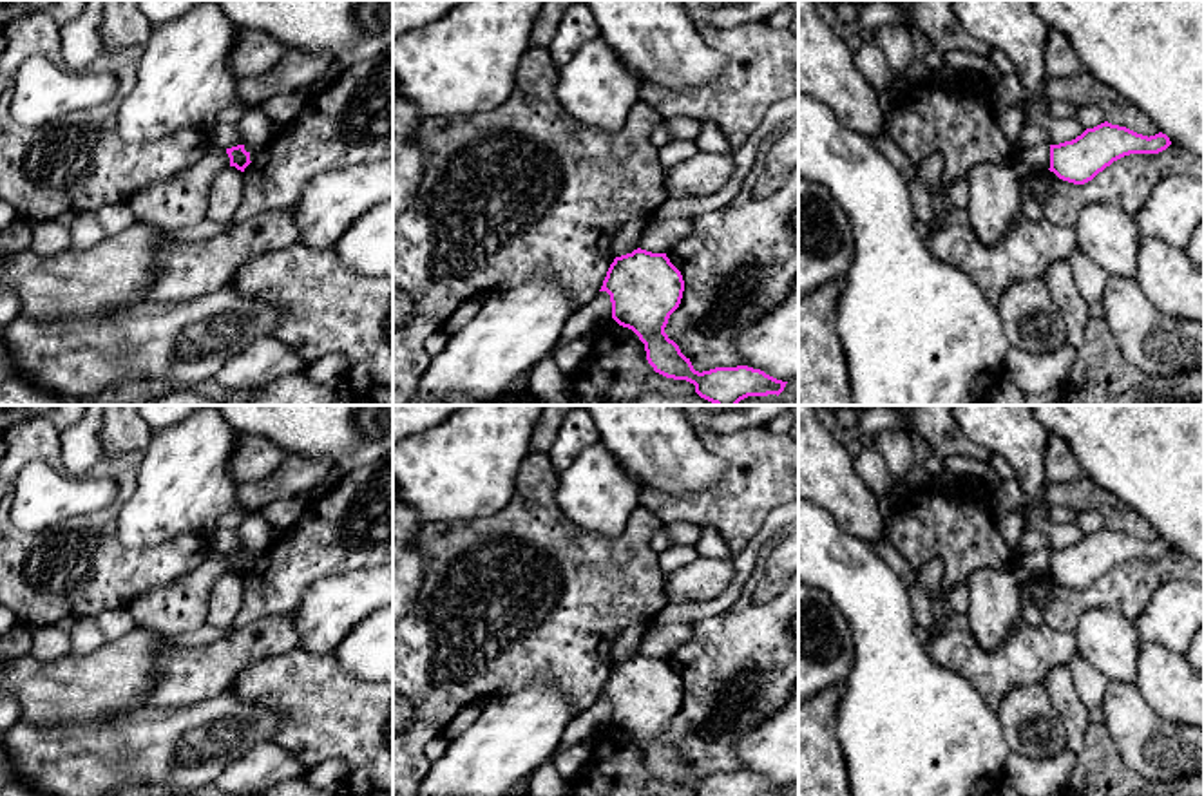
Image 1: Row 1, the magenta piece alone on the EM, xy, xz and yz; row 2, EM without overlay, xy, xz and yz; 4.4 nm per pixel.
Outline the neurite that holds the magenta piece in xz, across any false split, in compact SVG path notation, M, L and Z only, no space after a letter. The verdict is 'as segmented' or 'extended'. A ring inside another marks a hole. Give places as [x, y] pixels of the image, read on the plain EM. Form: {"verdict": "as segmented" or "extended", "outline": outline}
{"verdict": "as segmented", "outline": "M634 655L616 662L603 691L612 707L612 724L632 734L645 749L646 765L655 778L686 785L695 796L784 796L788 787L777 785L748 771L695 776L664 733L679 713L684 686L666 659Z"}

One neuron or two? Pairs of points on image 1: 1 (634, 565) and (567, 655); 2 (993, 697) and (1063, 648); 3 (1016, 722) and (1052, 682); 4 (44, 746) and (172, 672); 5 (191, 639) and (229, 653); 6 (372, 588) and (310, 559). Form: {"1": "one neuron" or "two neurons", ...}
{"1": "one neuron", "2": "one neuron", "3": "two neurons", "4": "two neurons", "5": "two neurons", "6": "two neurons"}

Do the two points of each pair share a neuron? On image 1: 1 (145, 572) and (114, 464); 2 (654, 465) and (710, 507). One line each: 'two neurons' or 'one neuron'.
1: one neuron
2: two neurons

